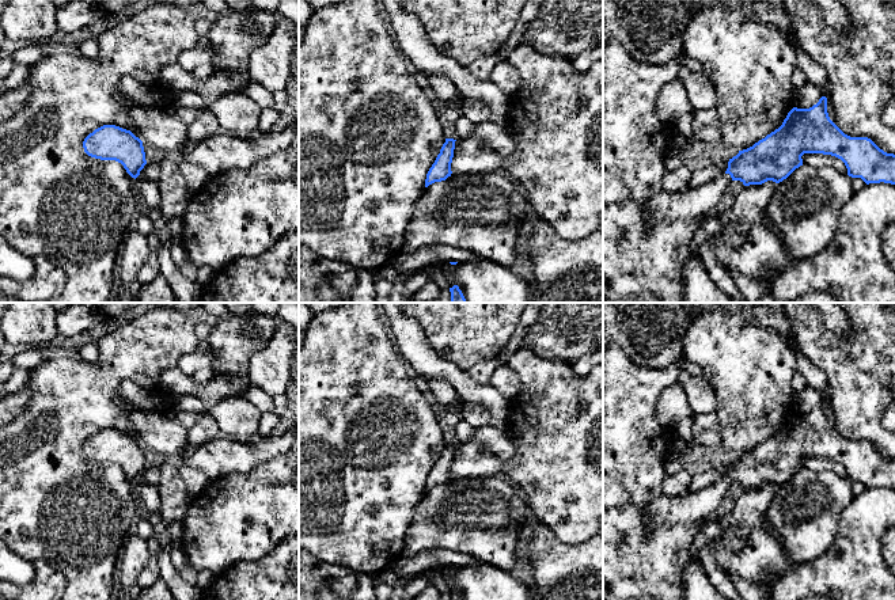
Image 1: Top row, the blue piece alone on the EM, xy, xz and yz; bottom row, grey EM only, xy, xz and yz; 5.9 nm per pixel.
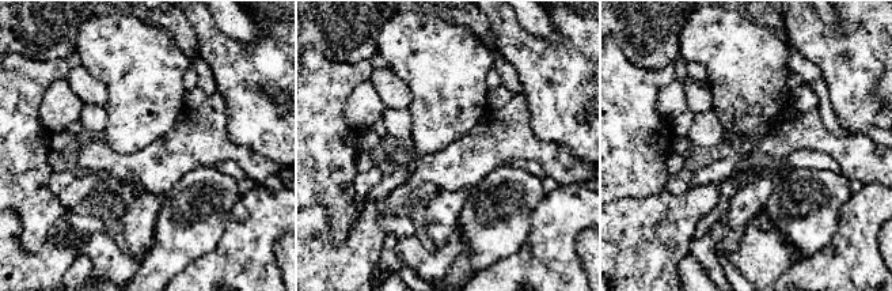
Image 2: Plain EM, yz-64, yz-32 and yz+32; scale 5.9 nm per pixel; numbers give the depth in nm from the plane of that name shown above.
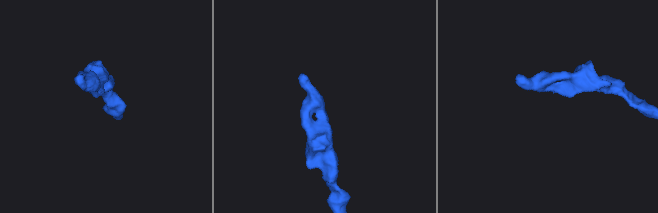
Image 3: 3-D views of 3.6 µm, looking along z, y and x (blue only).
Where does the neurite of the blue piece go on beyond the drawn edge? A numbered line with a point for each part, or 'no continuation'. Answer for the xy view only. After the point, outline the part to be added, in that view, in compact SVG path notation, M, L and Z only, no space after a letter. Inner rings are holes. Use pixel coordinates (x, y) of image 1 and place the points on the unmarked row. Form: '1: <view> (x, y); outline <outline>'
1: xy (148, 494); outline M139 479L134 485L136 485L136 493L139 495L141 512L145 516L159 512L162 502L160 502L158 486L151 485L143 479Z

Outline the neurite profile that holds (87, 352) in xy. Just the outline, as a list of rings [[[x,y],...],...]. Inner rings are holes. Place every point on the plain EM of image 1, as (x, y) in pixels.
[[[83,343],[76,348],[77,357],[88,364],[98,364],[99,348],[96,343]]]

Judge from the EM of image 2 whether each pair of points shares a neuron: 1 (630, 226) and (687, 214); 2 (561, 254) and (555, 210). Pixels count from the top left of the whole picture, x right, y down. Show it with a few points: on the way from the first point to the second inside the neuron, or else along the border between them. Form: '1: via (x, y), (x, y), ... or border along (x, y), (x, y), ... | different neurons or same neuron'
1: via (644, 227), (661, 227), (674, 219) | same neuron
2: via (555, 244), (555, 220) | same neuron

